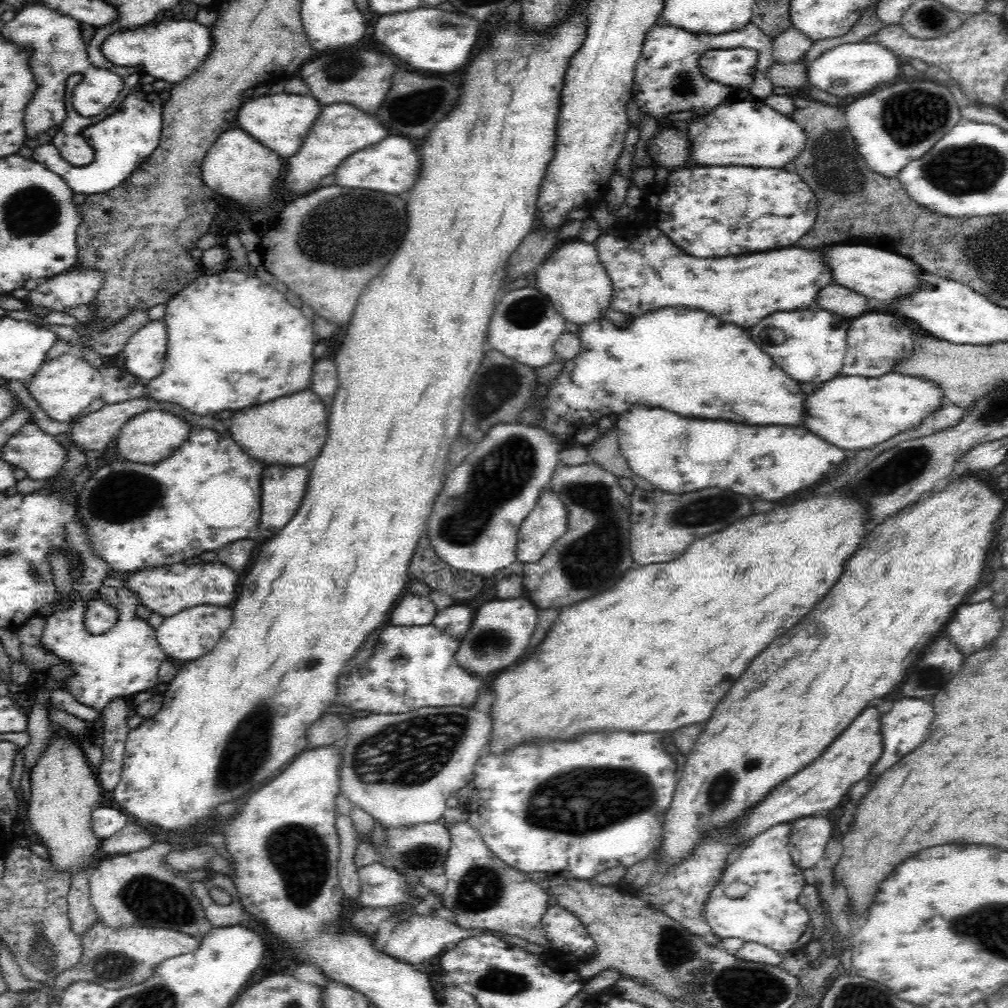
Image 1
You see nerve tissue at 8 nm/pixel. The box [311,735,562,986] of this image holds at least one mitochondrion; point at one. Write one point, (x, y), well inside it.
(480, 888)

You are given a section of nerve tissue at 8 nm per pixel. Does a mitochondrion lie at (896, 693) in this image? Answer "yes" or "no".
no

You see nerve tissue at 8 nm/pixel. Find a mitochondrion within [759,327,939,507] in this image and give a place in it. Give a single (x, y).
(893, 477)

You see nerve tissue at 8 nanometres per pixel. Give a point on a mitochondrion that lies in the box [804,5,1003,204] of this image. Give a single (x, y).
(912, 121)

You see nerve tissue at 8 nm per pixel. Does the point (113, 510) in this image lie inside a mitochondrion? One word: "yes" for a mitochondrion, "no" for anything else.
yes

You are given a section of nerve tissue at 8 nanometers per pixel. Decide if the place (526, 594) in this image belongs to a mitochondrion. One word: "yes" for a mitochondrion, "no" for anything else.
no

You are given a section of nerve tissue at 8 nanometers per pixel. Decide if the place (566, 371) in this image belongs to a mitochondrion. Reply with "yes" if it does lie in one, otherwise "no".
no

